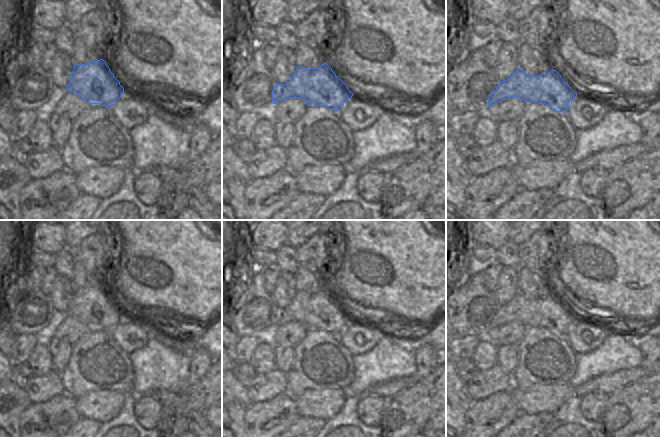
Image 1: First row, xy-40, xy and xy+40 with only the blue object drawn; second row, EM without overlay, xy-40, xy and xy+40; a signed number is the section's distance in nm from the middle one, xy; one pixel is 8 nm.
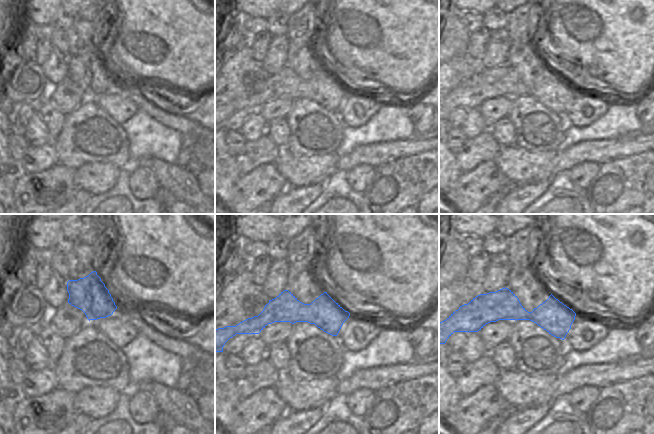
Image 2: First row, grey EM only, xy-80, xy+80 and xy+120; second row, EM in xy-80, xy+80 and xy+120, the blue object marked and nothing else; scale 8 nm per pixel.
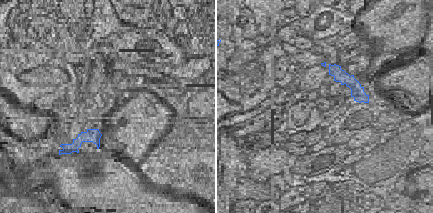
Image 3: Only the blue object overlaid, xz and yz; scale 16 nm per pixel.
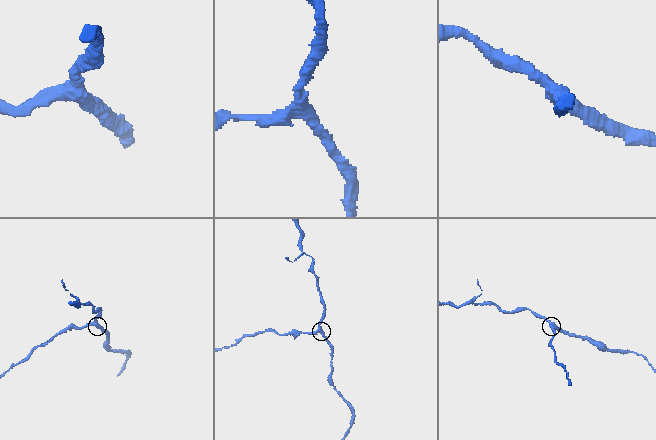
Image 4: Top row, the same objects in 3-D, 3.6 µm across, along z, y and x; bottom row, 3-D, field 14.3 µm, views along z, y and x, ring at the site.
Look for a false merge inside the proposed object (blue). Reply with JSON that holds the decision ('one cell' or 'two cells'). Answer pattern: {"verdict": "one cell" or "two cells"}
{"verdict": "two cells"}

